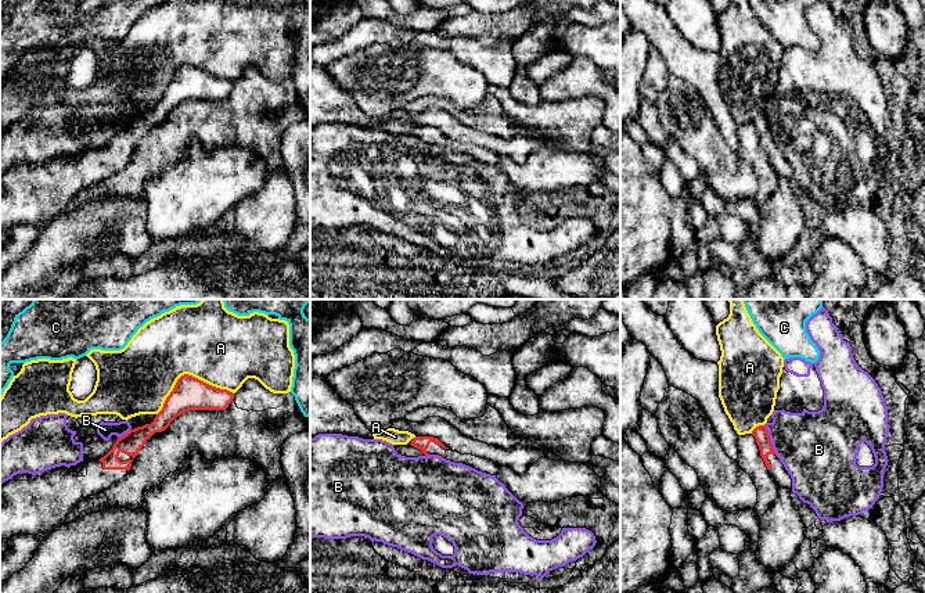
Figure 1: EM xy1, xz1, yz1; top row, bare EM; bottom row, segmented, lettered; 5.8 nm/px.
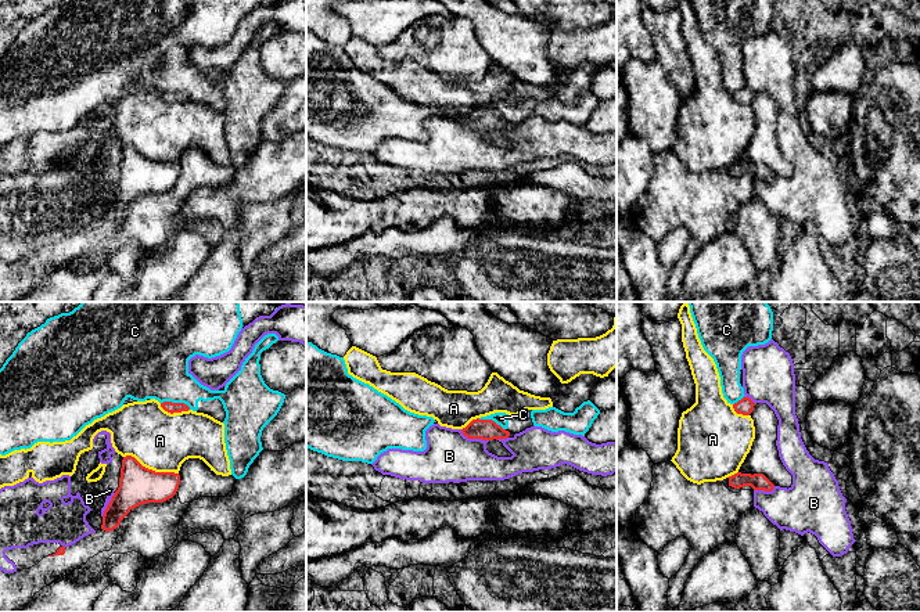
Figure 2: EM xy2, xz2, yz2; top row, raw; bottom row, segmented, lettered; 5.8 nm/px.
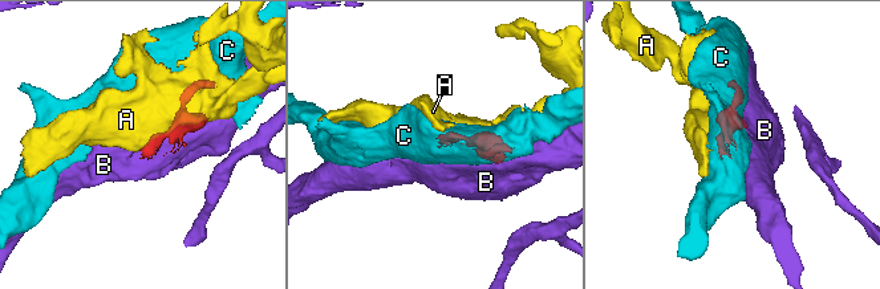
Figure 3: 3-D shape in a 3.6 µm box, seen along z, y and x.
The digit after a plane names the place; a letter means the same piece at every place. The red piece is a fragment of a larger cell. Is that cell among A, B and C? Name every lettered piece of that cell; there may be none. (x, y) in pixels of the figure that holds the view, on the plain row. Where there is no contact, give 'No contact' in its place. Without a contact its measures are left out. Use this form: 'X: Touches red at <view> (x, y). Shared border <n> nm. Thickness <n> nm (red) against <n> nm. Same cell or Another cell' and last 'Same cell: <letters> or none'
A: Touches red at xy1 (187, 64). Shared border 460 nm. Thickness 190 nm (red) against 440 nm. Another cell
B: Touches red at yz1 (769, 129). Shared border 200 nm. Thickness 90 nm (red) against 400 nm. Another cell
C: Touches red at xy2 (176, 93). Shared border 180 nm. Thickness 70 nm (red) against 380 nm. Another cell
Same cell: none

